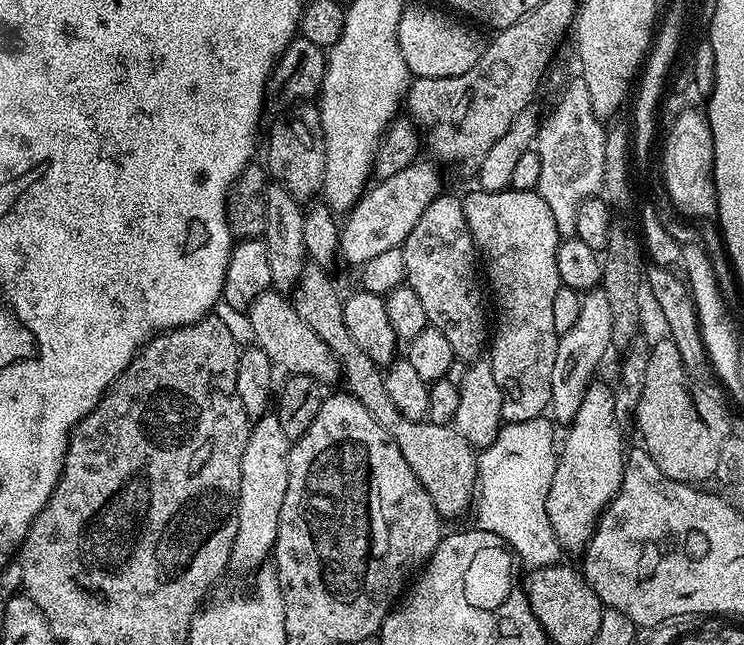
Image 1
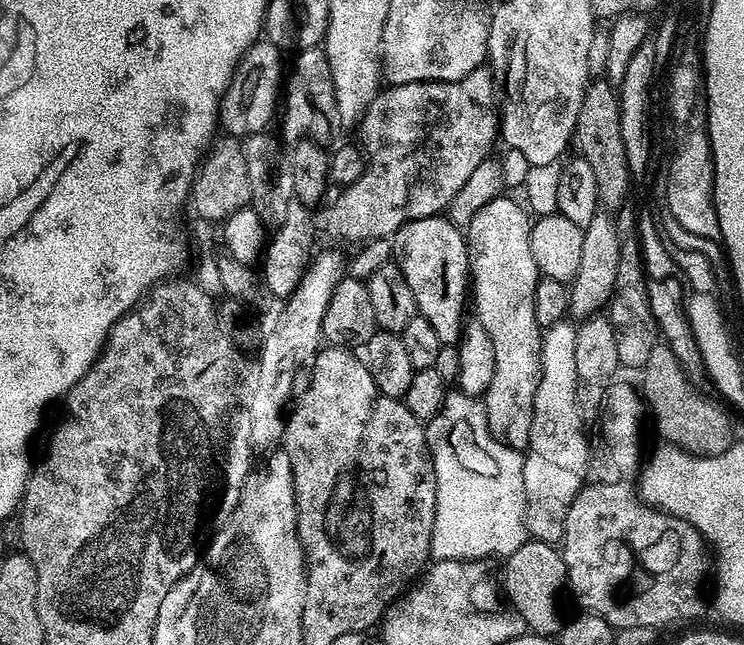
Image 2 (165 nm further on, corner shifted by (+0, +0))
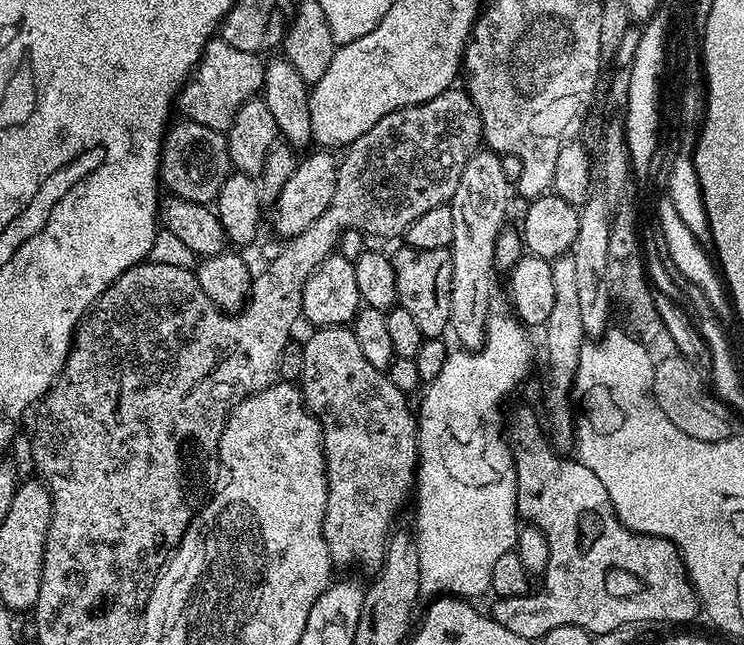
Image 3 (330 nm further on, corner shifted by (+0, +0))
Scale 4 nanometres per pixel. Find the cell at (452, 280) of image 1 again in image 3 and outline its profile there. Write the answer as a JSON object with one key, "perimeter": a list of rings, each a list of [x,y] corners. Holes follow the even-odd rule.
{"perimeter":[[[401,246],[390,259],[398,282],[399,307],[410,310],[418,330],[425,338],[440,338],[449,331],[452,323],[450,314],[450,280],[452,278],[452,253],[448,248],[418,250]]]}

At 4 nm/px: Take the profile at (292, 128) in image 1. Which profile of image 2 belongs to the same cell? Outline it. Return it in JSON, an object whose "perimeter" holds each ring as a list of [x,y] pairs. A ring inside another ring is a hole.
{"perimeter":[[[323,47],[302,48],[295,56],[296,61],[293,64],[291,61],[286,83],[282,88],[282,115],[279,120],[281,119],[280,128],[284,131],[283,139],[295,142],[307,138],[316,144],[331,145],[331,140],[336,136],[335,128],[340,115],[334,94],[334,78],[330,74],[330,62]]]}

